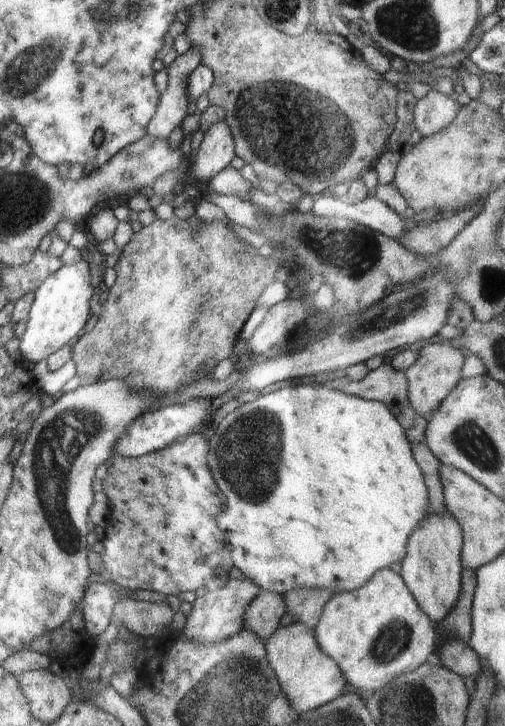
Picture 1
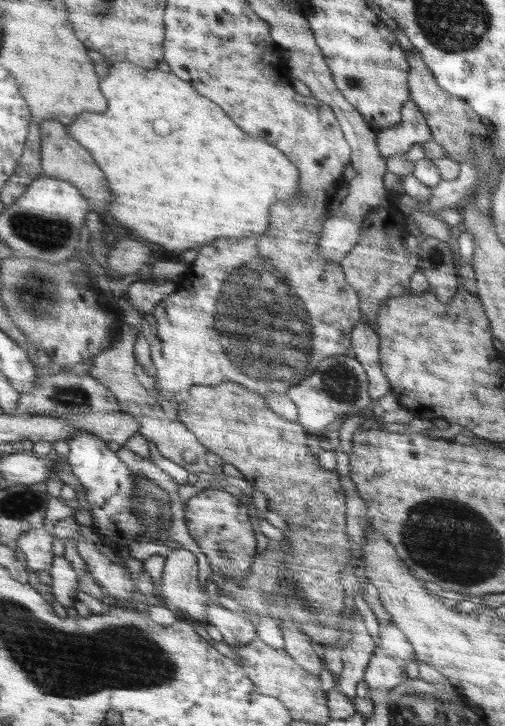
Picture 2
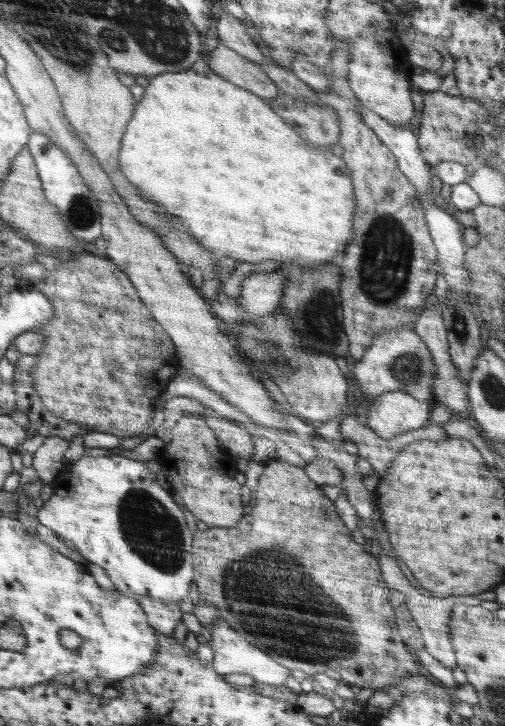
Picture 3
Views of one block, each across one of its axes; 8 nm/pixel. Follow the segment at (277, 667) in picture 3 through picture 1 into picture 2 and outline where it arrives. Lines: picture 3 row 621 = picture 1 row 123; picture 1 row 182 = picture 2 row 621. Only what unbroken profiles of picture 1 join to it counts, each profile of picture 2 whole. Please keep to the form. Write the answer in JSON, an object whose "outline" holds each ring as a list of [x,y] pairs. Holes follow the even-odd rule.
{"outline":[[[184,547],[174,549],[165,557],[161,576],[162,598],[183,618],[206,623],[208,594],[198,581],[196,556]]]}

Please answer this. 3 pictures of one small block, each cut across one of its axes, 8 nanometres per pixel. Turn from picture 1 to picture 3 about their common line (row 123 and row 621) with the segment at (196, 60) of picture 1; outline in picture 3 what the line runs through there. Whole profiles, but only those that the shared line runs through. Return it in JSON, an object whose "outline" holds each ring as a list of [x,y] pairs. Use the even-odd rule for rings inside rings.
{"outline":[[[145,597],[136,600],[146,613],[148,623],[157,631],[172,636],[176,626],[182,624],[180,605],[174,603],[164,604],[162,601],[146,599]]]}

